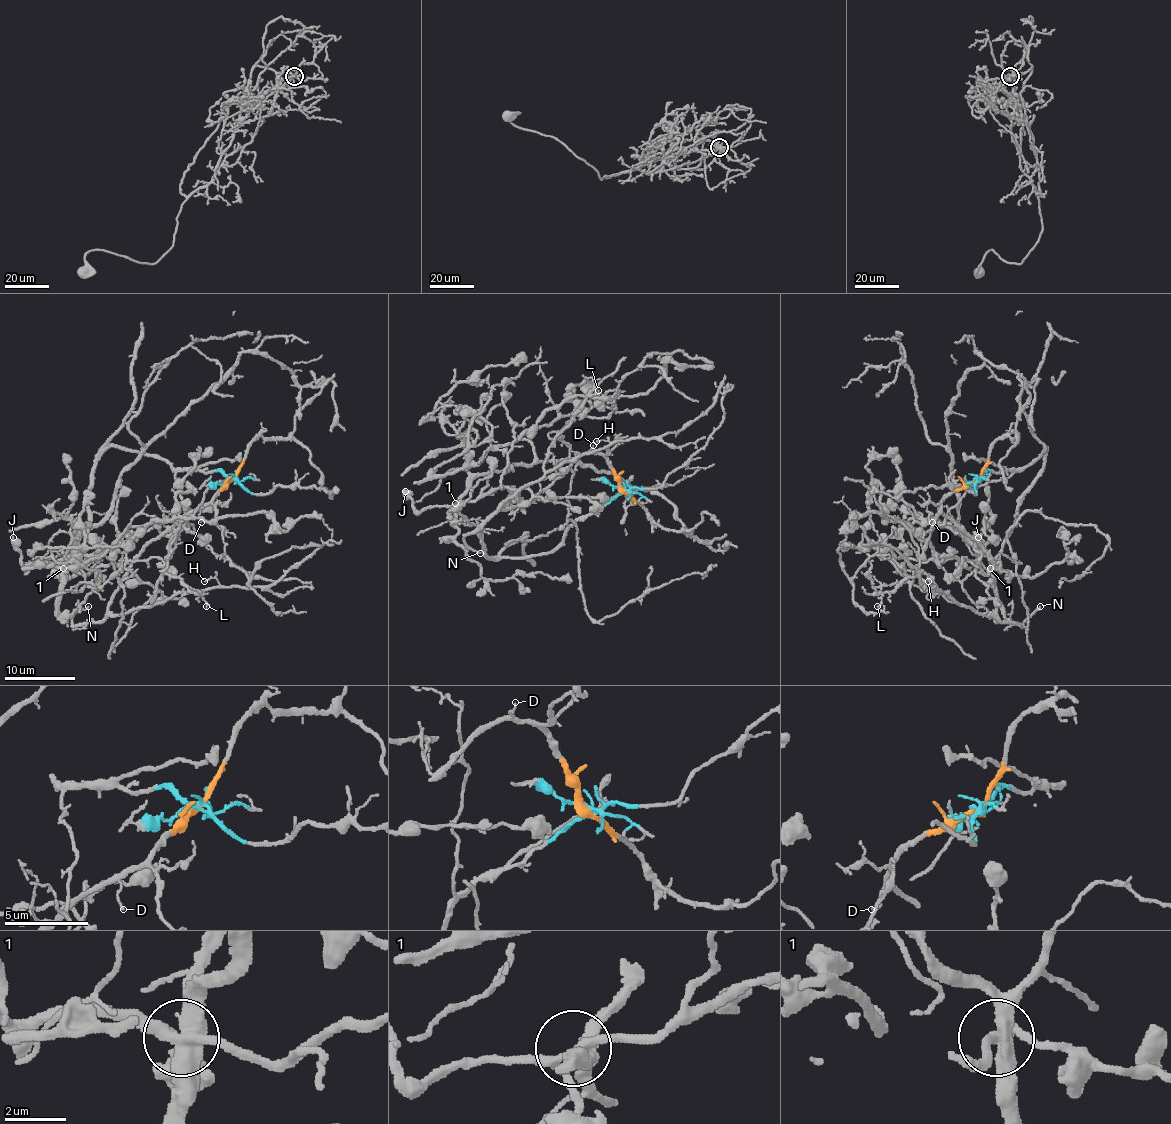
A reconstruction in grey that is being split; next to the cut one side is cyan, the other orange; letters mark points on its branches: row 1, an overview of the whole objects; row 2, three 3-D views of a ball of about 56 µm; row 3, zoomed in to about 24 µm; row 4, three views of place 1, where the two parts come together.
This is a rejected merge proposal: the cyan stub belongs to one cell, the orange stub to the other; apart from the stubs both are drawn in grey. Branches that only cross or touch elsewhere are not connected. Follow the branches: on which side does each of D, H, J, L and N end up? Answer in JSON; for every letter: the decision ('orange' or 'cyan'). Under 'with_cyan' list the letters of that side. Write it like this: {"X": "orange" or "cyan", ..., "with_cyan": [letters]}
{"D": "orange", "H": "orange", "J": "orange", "L": "orange", "N": "orange", "with_cyan": []}

